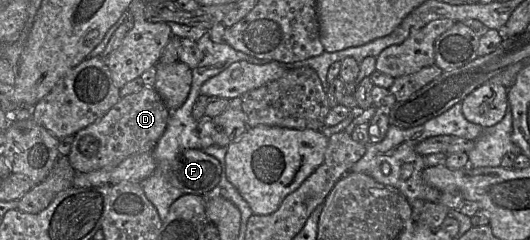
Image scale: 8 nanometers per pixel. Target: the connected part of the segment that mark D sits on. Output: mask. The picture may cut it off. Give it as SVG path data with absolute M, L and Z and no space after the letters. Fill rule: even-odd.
M144 85L140 91L120 98L102 118L76 133L68 155L69 162L76 172L88 173L115 167L134 154L152 152L167 128L169 117L170 111L156 89Z

